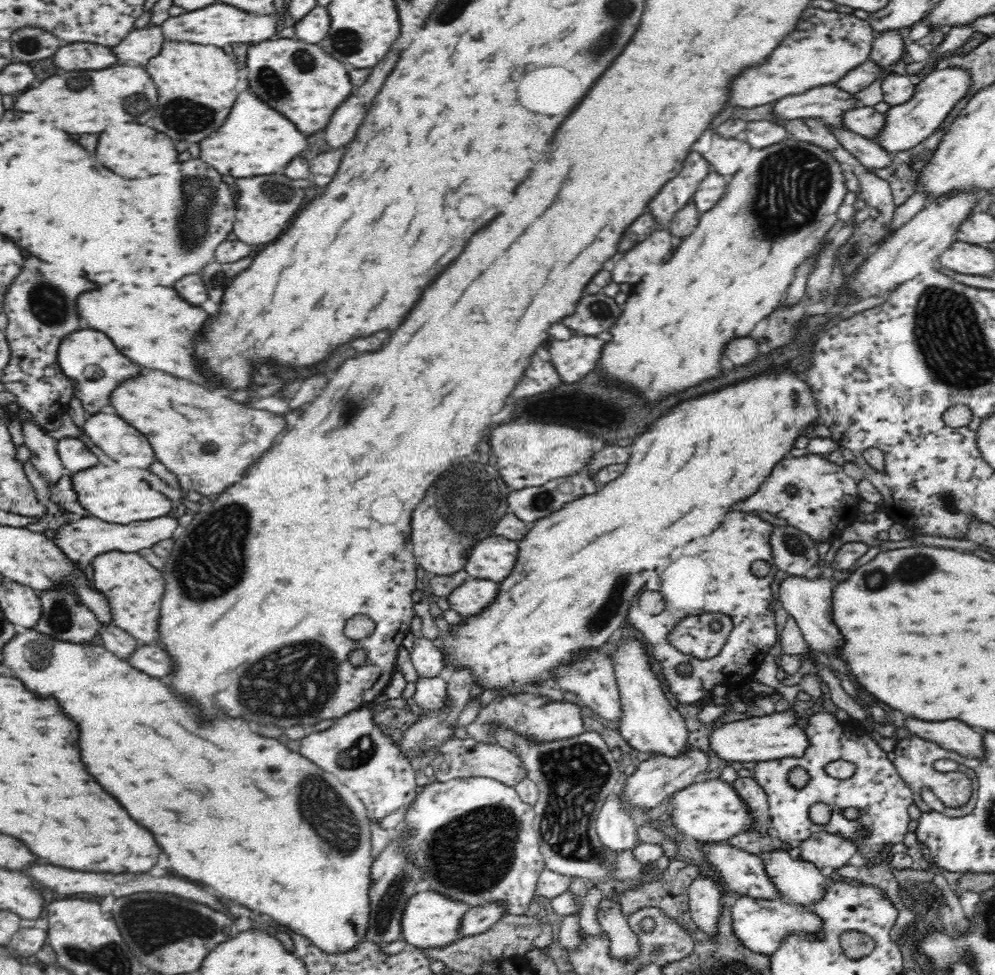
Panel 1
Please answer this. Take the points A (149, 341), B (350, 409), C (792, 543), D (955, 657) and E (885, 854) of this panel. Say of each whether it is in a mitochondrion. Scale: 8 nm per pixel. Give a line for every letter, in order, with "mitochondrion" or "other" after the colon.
A: other
B: mitochondrion
C: mitochondrion
D: other
E: other

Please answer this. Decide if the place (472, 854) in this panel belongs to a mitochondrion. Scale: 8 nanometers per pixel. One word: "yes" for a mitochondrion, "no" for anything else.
yes

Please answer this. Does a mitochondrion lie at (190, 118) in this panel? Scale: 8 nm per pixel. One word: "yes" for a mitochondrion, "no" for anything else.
yes

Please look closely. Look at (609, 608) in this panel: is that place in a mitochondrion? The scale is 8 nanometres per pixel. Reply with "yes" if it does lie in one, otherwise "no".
yes

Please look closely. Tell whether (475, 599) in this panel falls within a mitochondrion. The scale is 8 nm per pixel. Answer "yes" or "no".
no

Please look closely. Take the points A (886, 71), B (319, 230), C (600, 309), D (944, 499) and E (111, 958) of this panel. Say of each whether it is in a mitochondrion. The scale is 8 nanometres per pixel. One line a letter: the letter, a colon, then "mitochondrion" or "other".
A: other
B: other
C: mitochondrion
D: mitochondrion
E: mitochondrion

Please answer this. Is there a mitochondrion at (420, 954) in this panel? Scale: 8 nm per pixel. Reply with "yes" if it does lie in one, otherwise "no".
no

